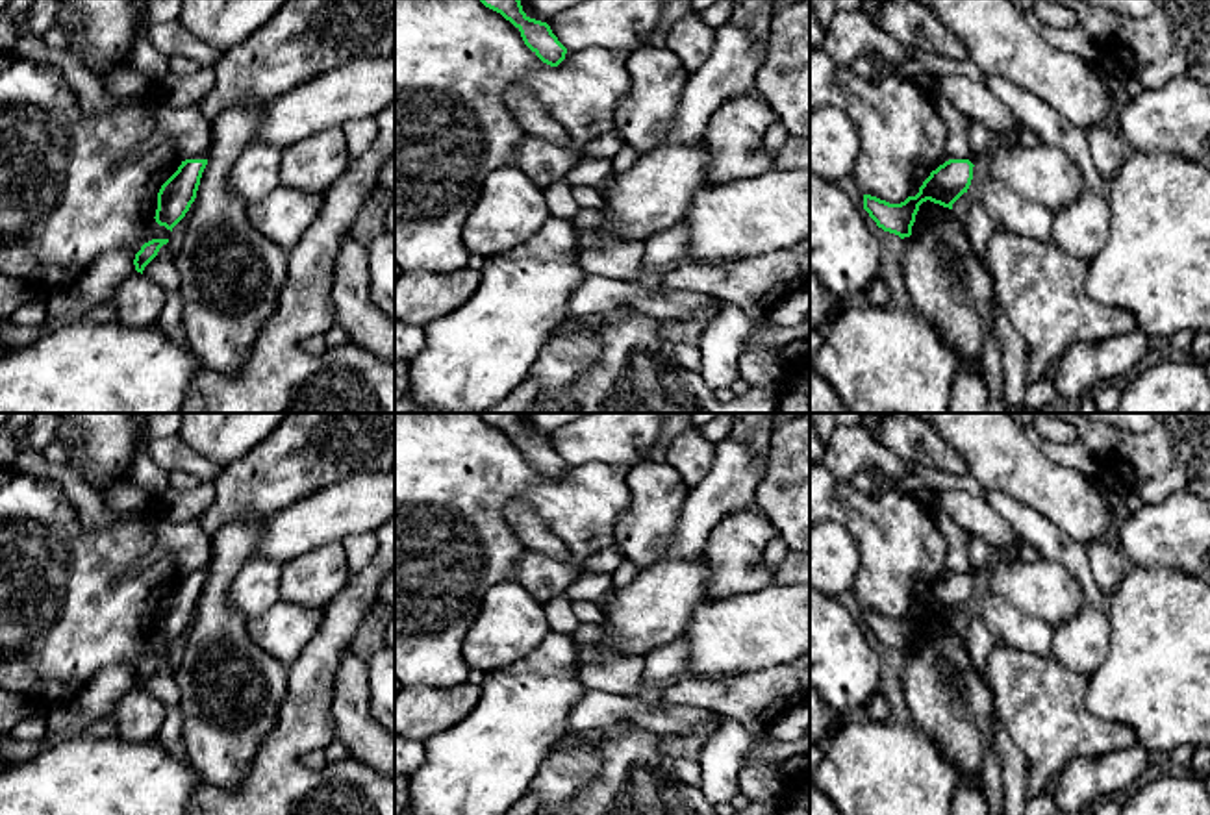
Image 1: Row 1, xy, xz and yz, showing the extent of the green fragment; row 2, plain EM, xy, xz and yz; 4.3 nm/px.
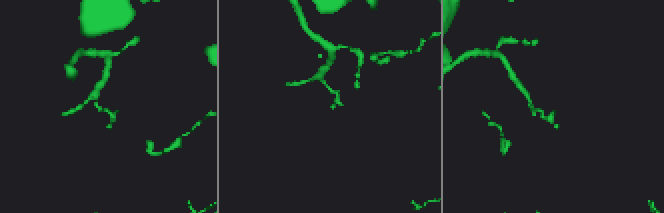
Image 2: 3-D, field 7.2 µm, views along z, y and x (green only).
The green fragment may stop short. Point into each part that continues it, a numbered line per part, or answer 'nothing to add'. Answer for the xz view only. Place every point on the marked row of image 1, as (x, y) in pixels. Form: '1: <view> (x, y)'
nothing to add

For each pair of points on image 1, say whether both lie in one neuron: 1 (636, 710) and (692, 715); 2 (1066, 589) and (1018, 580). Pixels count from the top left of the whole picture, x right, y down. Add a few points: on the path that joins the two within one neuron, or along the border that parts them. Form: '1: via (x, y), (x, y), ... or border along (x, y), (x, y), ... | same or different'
1: via (649, 715), (679, 717) | same
2: via (1055, 589), (1029, 586) | same

